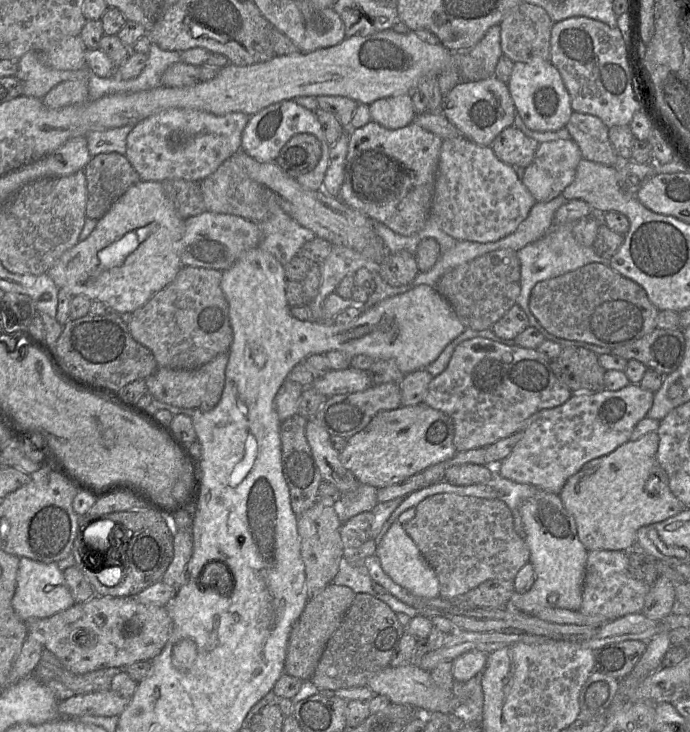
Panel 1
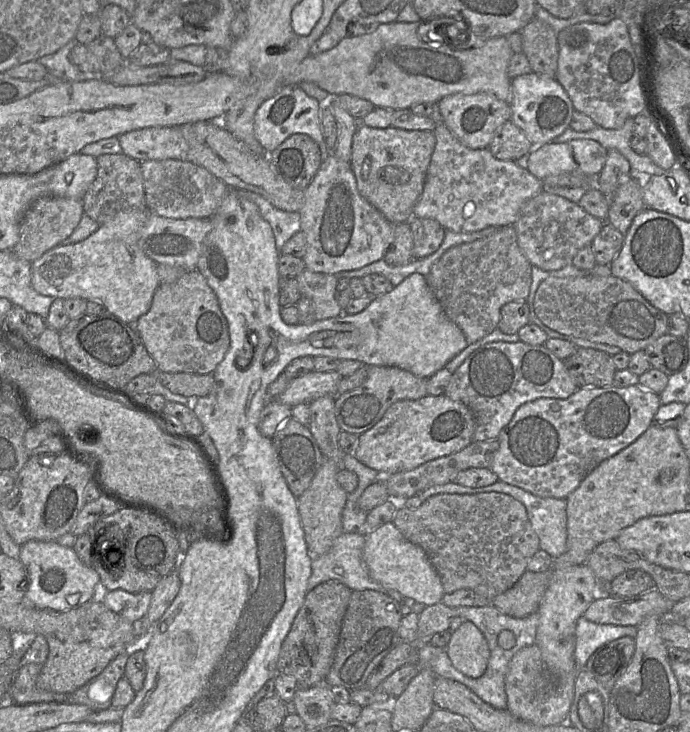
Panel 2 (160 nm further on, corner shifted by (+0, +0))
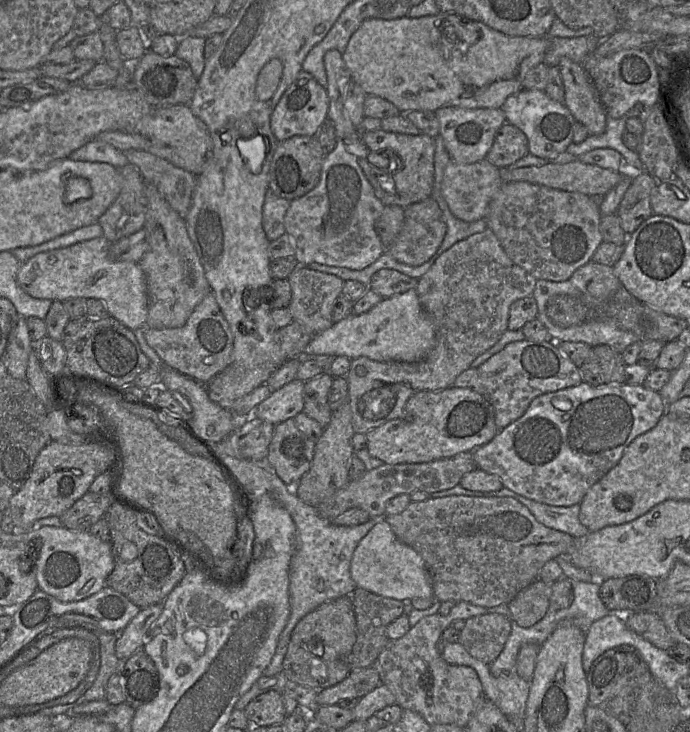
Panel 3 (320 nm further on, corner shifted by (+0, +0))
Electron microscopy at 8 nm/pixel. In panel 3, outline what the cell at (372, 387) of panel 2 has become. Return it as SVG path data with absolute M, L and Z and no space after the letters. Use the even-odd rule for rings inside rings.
M487 228L467 237L443 252L429 270L418 279L416 292L424 310L435 327L436 343L428 355L417 362L375 361L358 357L350 361L346 376L347 402L352 414L355 433L368 431L401 416L407 400L417 392L440 391L453 386L455 379L471 367L473 361L494 346L507 331L509 310L515 301L531 297L537 279L517 265L504 251L495 234Z

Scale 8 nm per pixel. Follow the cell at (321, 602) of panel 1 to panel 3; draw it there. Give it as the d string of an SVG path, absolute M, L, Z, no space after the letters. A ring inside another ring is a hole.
M350 596L330 600L305 615L295 626L283 660L282 672L289 682L310 687L316 691L334 686L350 673L349 656L356 641L356 618Z

